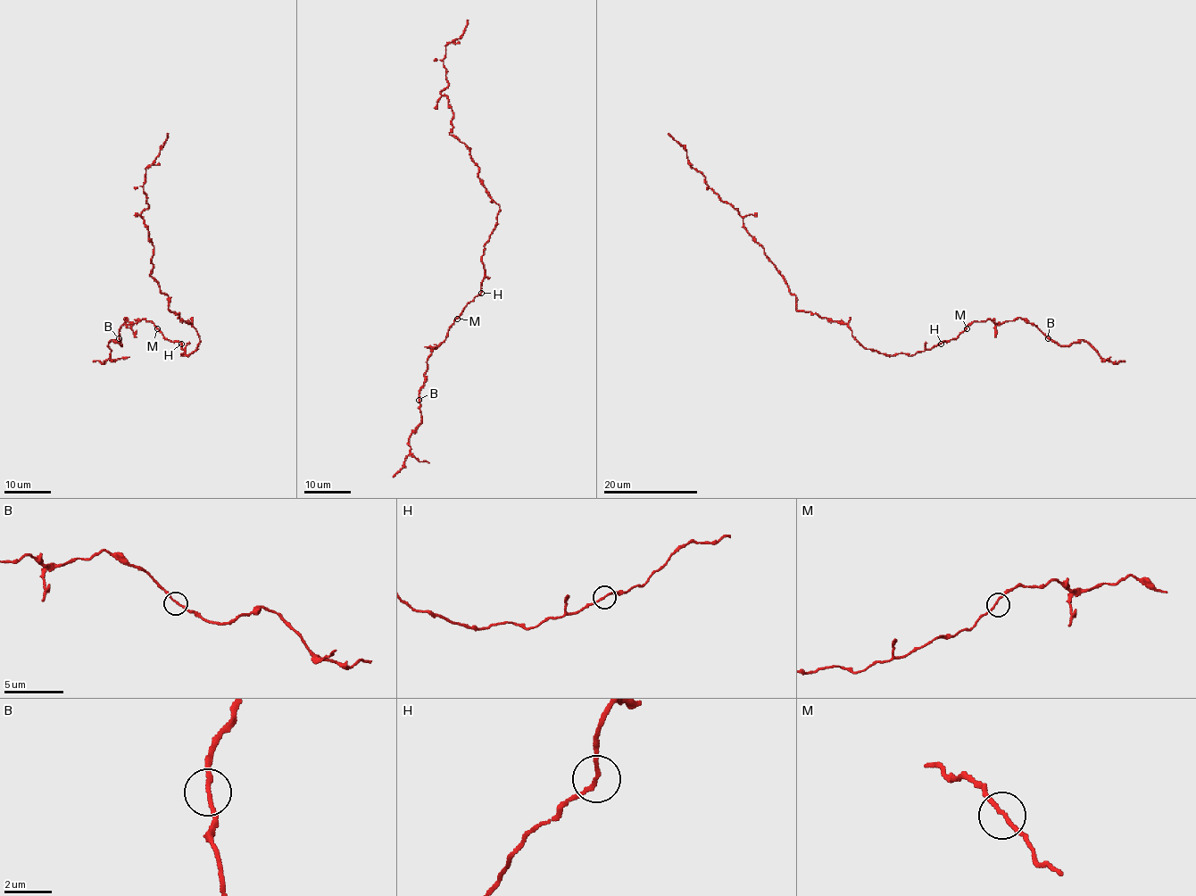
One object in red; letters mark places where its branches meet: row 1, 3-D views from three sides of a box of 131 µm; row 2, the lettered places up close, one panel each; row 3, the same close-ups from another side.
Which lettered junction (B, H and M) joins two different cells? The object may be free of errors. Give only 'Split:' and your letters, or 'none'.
Split: none

